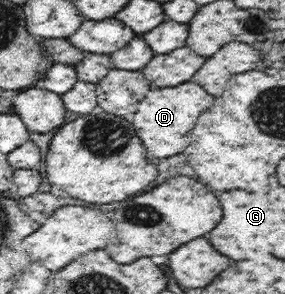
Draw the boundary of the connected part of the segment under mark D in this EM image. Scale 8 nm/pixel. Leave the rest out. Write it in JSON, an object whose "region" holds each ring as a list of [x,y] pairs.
{"region":[[[183,83],[179,87],[164,87],[151,89],[147,93],[147,97],[138,103],[137,113],[133,119],[135,131],[137,135],[143,139],[145,147],[147,147],[147,155],[149,157],[157,157],[157,159],[165,159],[171,155],[181,153],[189,141],[189,131],[193,129],[197,117],[207,111],[213,105],[213,95],[209,95],[205,89],[201,89],[198,83]]]}

